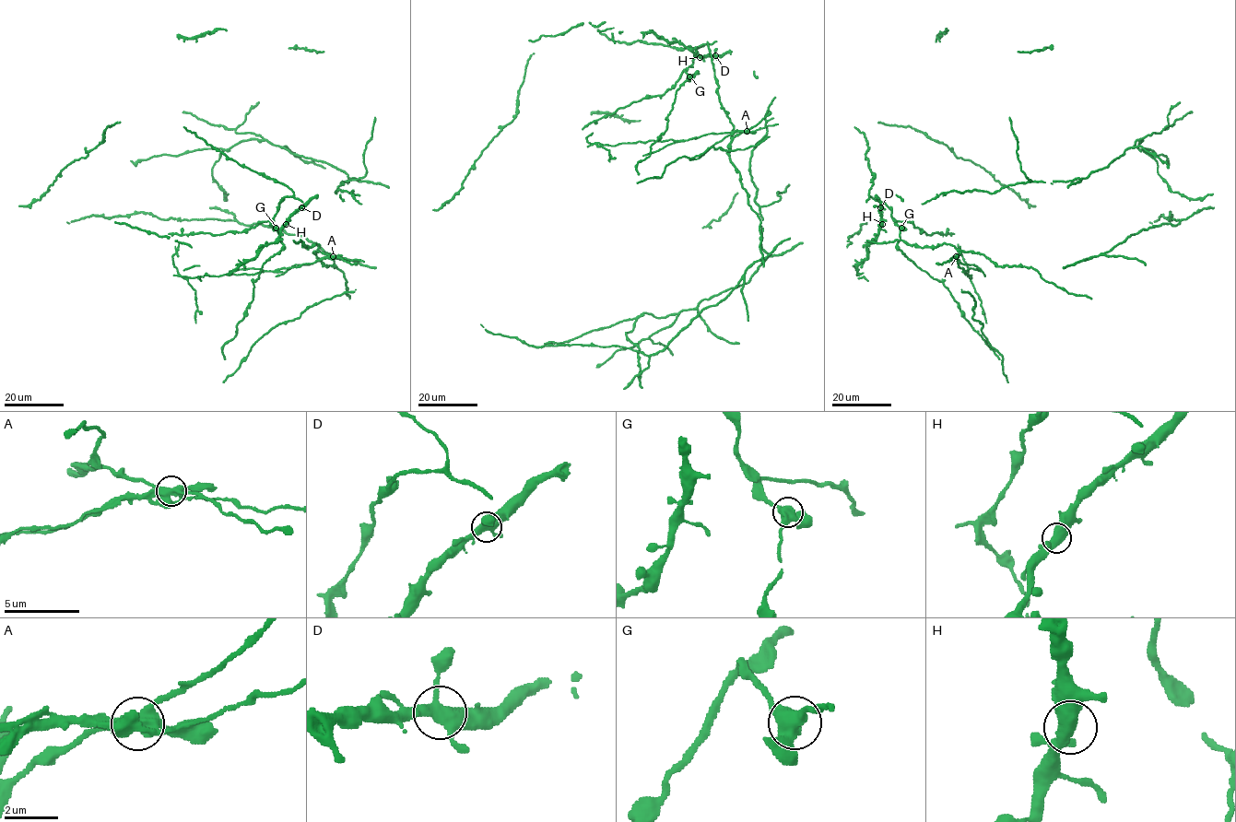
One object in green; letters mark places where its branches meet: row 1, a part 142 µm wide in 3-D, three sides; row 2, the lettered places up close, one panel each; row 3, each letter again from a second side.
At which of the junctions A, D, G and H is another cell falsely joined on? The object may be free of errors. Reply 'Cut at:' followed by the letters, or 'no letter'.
Cut at: A

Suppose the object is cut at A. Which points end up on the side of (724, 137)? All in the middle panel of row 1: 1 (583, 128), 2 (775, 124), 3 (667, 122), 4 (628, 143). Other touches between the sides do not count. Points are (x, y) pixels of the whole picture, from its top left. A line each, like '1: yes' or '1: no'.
1: no
2: yes
3: no
4: yes

